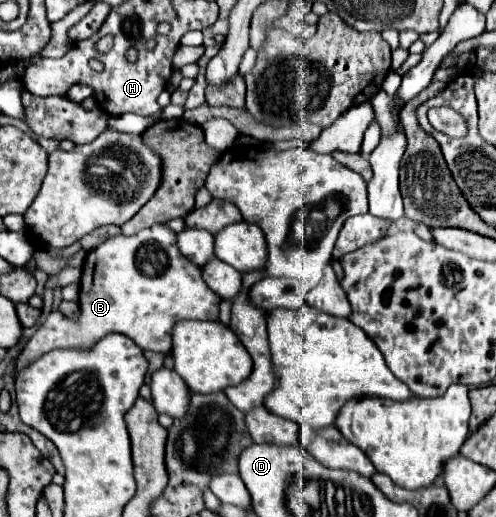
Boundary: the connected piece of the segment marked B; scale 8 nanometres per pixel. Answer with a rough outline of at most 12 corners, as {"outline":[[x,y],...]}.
{"outline":[[164,224],[86,254],[78,320],[58,310],[16,370],[110,332],[166,354],[220,298]]}

